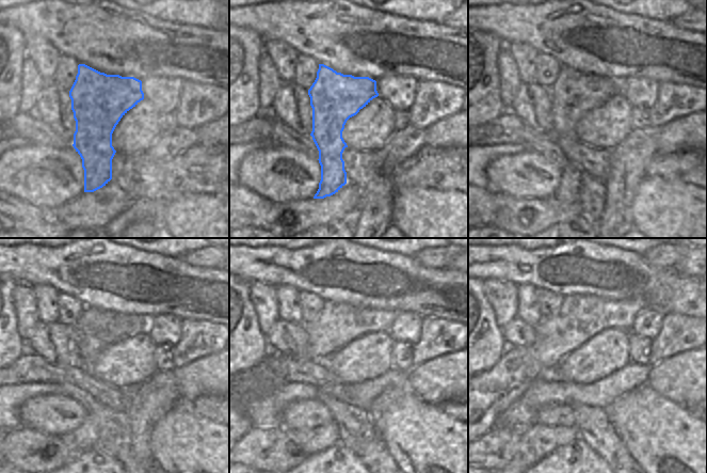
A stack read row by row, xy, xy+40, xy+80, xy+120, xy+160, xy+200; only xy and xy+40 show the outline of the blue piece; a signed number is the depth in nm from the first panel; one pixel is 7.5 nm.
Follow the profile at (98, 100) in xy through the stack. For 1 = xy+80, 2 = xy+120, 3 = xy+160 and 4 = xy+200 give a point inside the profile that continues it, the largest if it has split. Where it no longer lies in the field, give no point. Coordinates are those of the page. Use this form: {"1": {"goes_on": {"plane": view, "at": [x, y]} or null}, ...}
{"1": {"goes_on": {"plane": "xy+80", "at": [574, 94]}}, "2": {"goes_on": {"plane": "xy+120", "at": [95, 329]}}, "3": {"goes_on": {"plane": "xy+160", "at": [310, 441]}}, "4": {"goes_on": {"plane": "xy+200", "at": [536, 441]}}}

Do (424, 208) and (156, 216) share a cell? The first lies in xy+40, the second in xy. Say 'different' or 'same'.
different

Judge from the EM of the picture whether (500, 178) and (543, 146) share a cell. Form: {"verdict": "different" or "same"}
{"verdict": "different"}

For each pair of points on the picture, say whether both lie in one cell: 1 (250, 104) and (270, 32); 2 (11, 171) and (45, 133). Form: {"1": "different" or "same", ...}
{"1": "different", "2": "different"}

